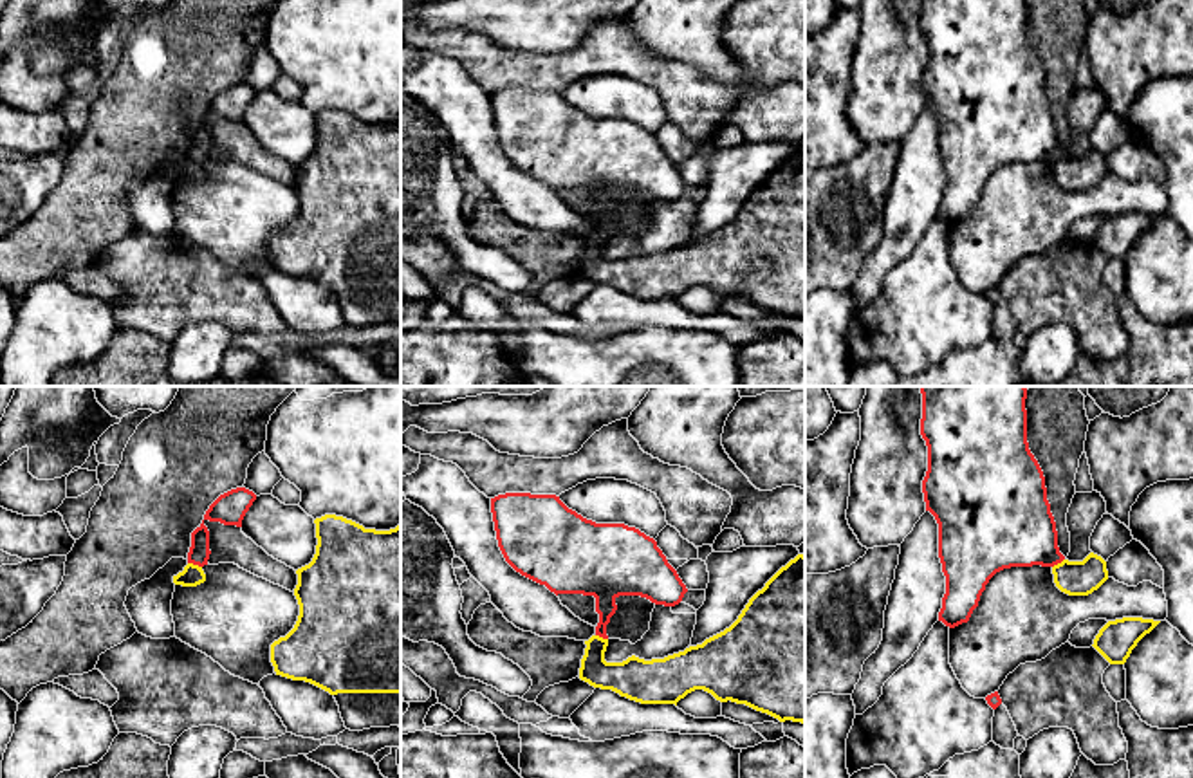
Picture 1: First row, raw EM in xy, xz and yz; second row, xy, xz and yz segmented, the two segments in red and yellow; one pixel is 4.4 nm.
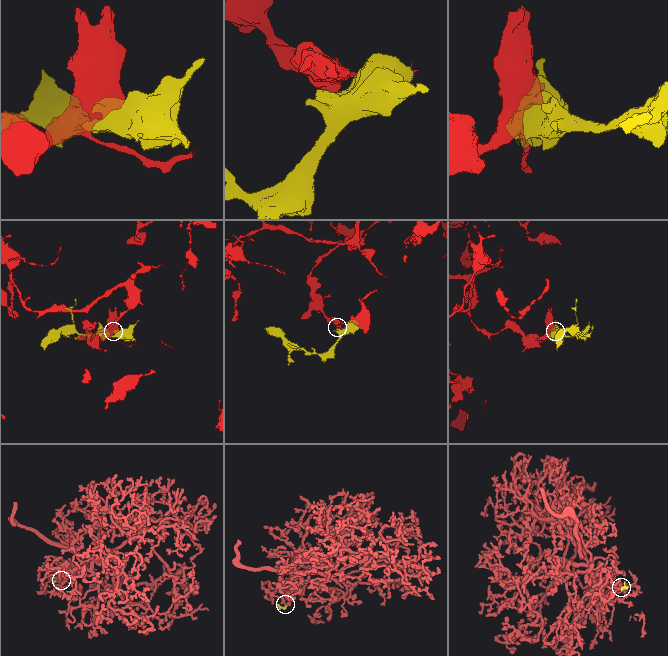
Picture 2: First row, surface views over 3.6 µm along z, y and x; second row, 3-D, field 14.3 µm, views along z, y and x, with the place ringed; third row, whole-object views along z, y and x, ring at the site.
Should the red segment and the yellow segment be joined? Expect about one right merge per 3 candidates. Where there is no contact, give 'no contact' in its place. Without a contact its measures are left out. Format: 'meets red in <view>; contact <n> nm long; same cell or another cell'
meets red in xy; contact 70 nm long; another cell

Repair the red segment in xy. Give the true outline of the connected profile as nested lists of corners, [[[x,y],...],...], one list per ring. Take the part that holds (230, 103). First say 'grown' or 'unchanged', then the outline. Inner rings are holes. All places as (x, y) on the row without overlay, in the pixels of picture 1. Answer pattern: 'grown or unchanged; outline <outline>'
unchanged; outline [[[245,83],[231,85],[220,90],[209,101],[209,105],[204,110],[204,116],[242,123],[242,116],[254,96],[256,90]]]

